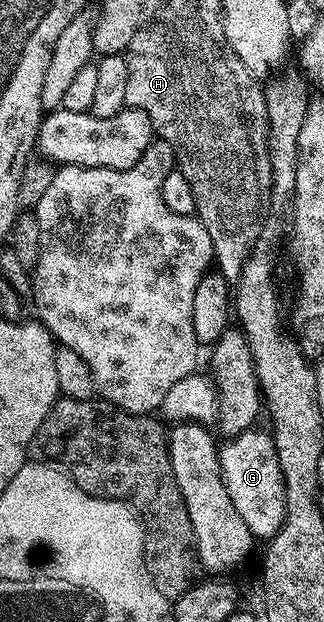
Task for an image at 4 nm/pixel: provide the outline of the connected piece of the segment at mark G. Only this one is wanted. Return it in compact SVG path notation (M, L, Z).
M256 431L242 432L219 445L220 473L242 522L246 522L257 541L267 542L284 521L284 475L278 466L276 444L271 435L267 431Z

